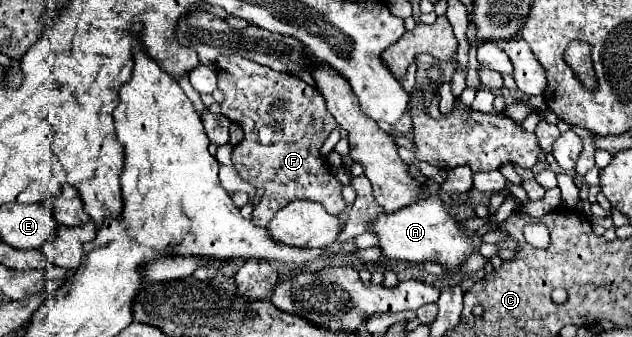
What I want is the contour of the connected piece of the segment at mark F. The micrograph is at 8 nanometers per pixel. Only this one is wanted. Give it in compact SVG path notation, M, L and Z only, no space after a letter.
M220 55L216 59L216 73L218 73L218 89L224 93L222 115L226 115L230 121L242 125L242 129L246 133L244 141L232 149L232 165L246 183L264 189L260 205L252 213L252 223L256 227L266 227L268 221L282 207L286 207L288 203L292 203L296 199L320 201L328 213L340 215L346 209L346 201L342 197L344 185L330 173L330 163L320 155L322 143L338 127L338 123L328 113L326 101L318 93L318 89L288 75L288 73L272 71L272 69L262 67L260 63L252 63L240 55Z

